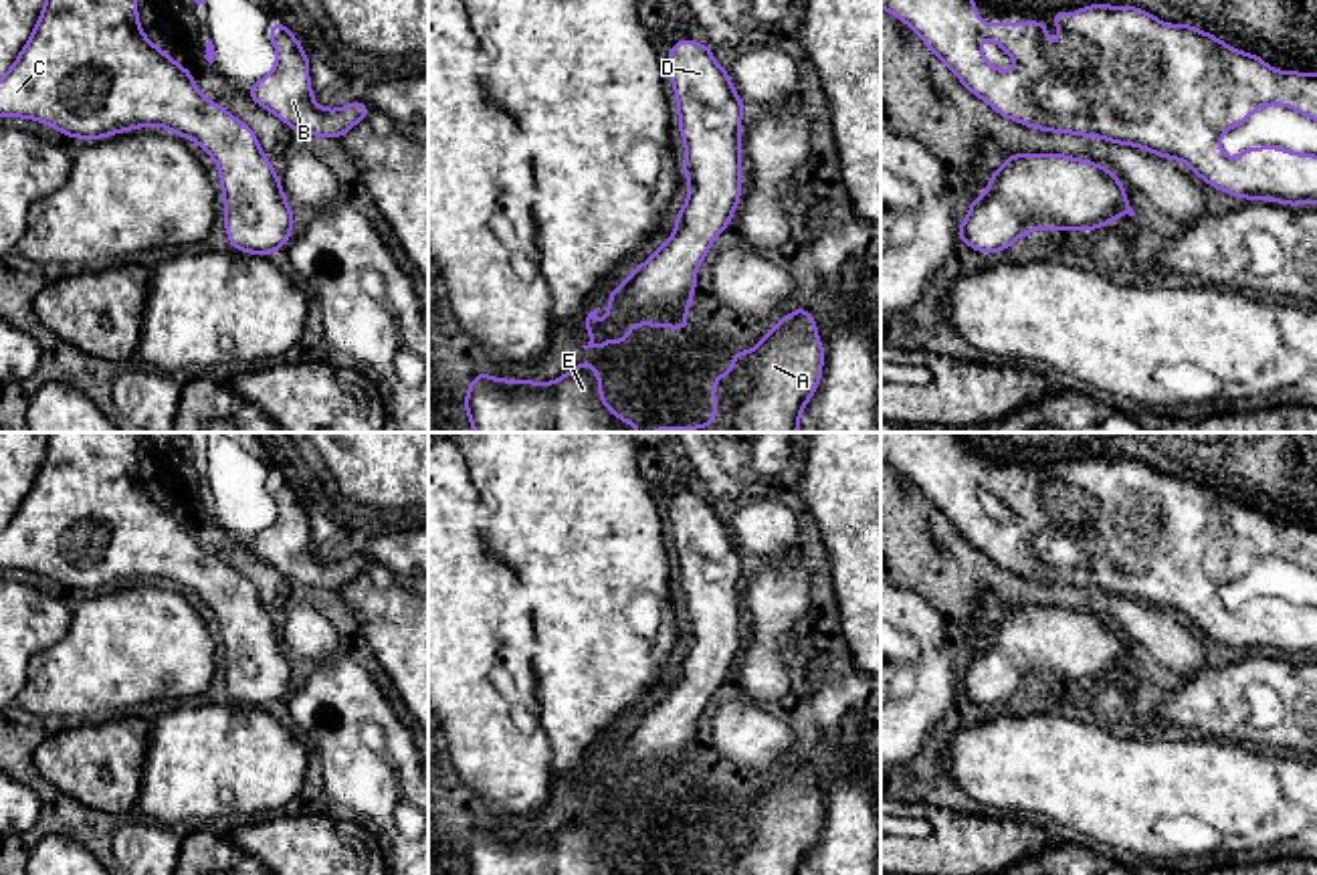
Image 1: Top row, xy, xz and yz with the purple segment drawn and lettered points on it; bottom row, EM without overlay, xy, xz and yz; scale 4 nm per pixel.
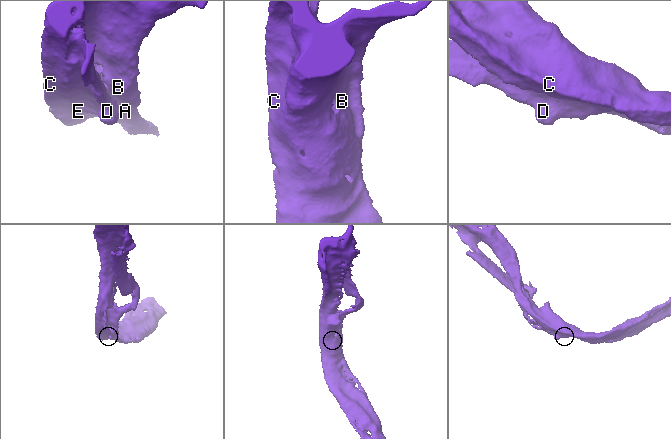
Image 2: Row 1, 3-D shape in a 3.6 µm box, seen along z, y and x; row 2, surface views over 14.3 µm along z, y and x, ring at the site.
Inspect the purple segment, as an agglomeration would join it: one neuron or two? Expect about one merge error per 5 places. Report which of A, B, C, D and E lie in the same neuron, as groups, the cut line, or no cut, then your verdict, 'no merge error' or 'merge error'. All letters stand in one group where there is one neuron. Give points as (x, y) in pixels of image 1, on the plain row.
groups A B C D E; cut none; no merge error

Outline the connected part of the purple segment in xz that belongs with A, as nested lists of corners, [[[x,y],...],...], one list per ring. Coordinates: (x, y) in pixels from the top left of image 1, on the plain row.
[[[800,758],[711,835],[713,875],[800,875],[820,831],[824,800]]]

